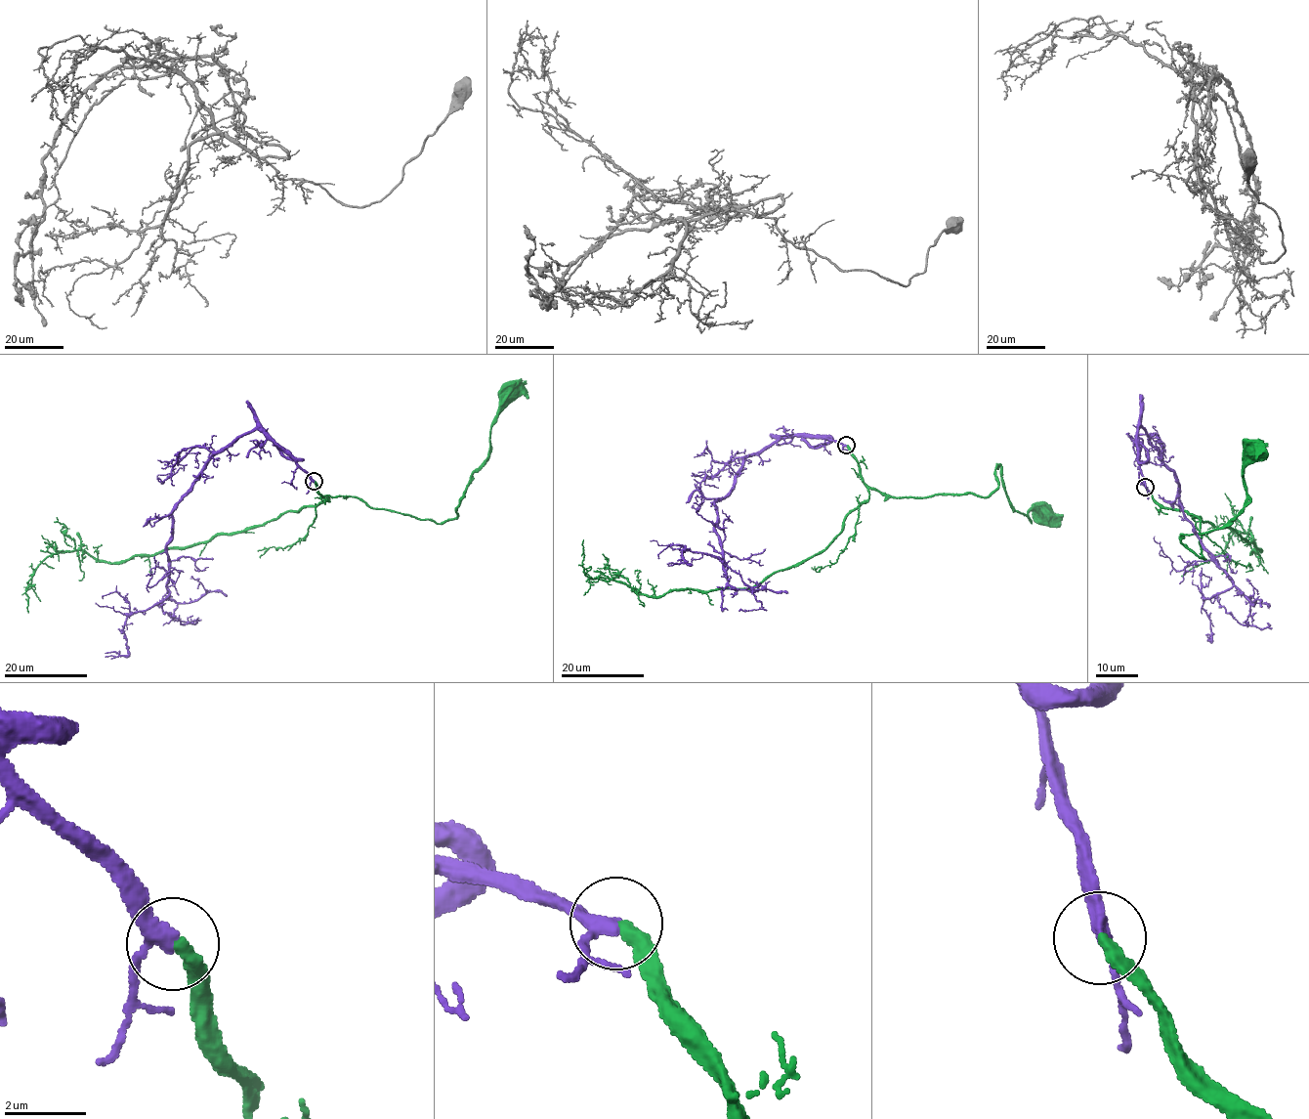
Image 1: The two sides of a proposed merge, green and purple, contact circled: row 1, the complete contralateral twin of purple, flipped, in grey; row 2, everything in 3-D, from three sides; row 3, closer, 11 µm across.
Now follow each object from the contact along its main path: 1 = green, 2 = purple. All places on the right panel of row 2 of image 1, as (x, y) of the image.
1: (1145, 488), (1163, 506), (1199, 519), (1206, 562), (1181, 537), (1215, 530), (1243, 508), (1244, 459), (1255, 450)
2: (1145, 488), (1135, 434), (1140, 424), (1173, 472), (1184, 517), (1233, 585), (1204, 599), (1211, 640), (1207, 634)

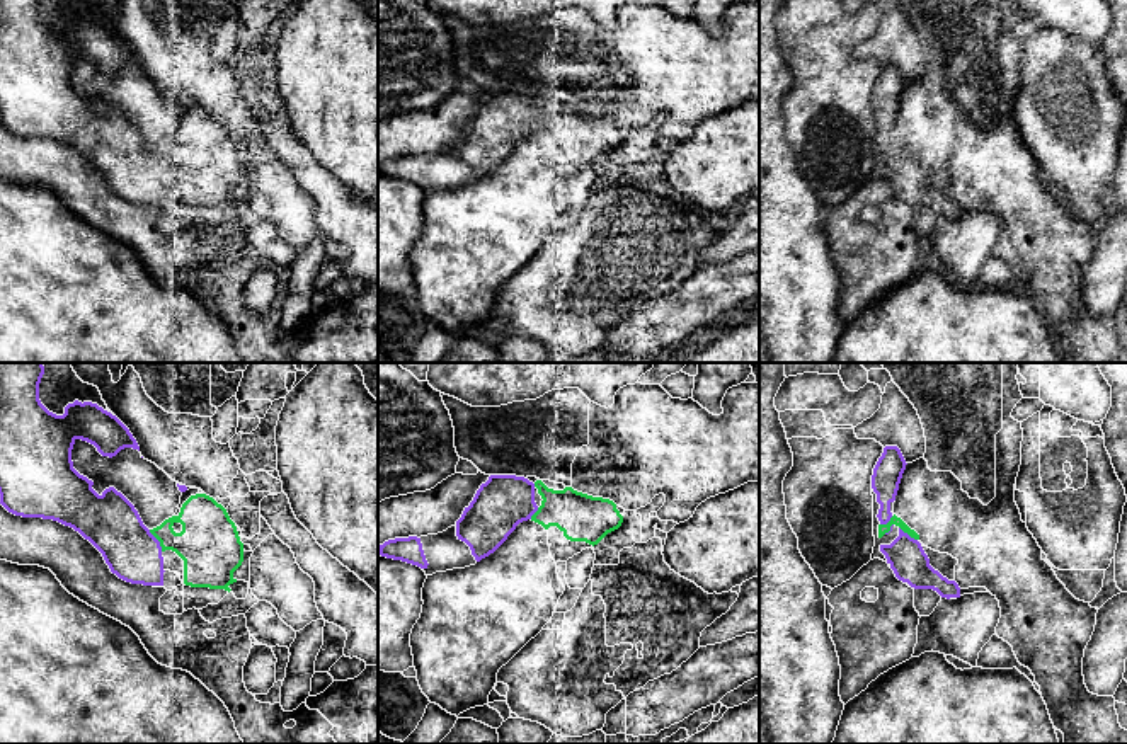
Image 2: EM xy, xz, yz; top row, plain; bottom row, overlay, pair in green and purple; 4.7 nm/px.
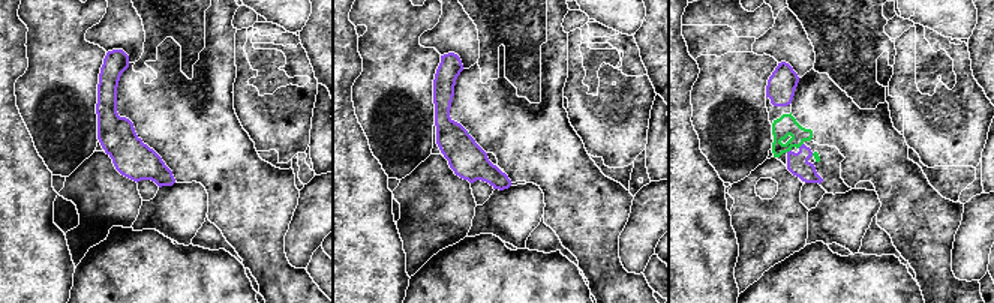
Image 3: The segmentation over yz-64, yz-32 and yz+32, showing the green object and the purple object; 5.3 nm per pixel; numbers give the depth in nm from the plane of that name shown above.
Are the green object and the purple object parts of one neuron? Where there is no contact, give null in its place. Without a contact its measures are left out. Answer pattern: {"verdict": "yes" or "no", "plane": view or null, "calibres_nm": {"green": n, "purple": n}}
{"verdict": "yes", "plane": "xy", "calibres_nm": {"green": 280, "purple": 260}}

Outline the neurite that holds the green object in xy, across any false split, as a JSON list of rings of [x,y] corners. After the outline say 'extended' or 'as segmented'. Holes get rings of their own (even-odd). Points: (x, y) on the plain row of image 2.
[[[0,0],[0,123],[12,133],[22,136],[53,138],[78,150],[104,175],[111,191],[131,203],[163,204],[165,169],[175,170],[184,179],[184,203],[191,206],[209,206],[232,209],[237,201],[233,191],[243,180],[243,162],[226,128],[206,112],[191,114],[177,134],[165,138],[160,145],[148,148],[134,124],[114,106],[100,114],[92,107],[94,100],[73,87],[72,68],[77,58],[97,66],[102,75],[116,75],[124,66],[140,70],[129,48],[111,31],[92,20],[68,22],[63,34],[49,31],[39,19],[41,0]]] | extended

